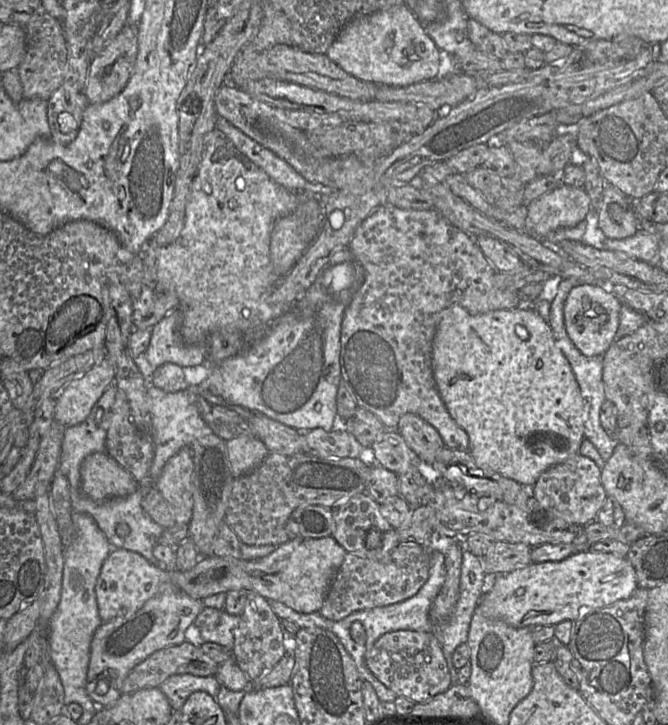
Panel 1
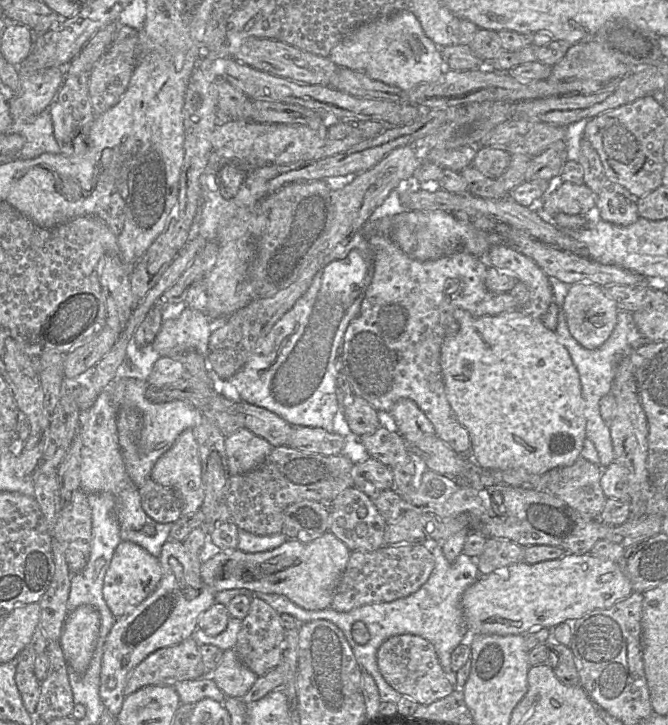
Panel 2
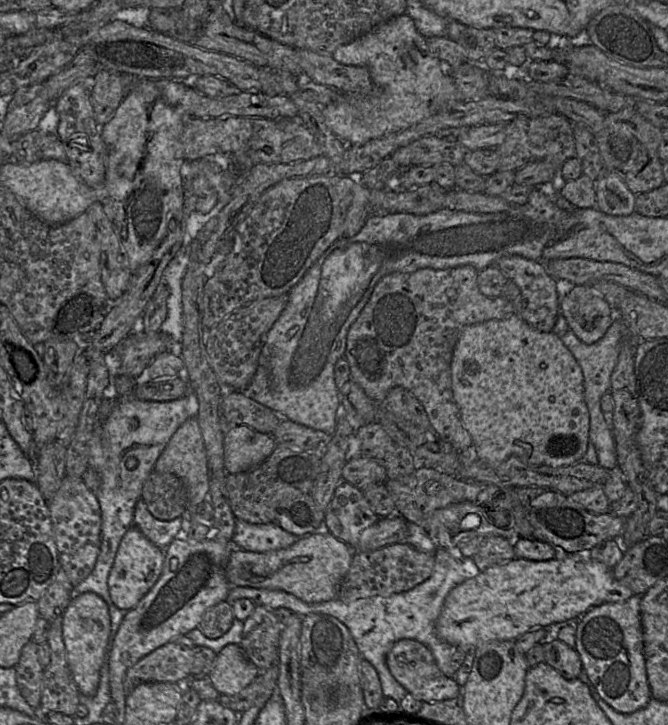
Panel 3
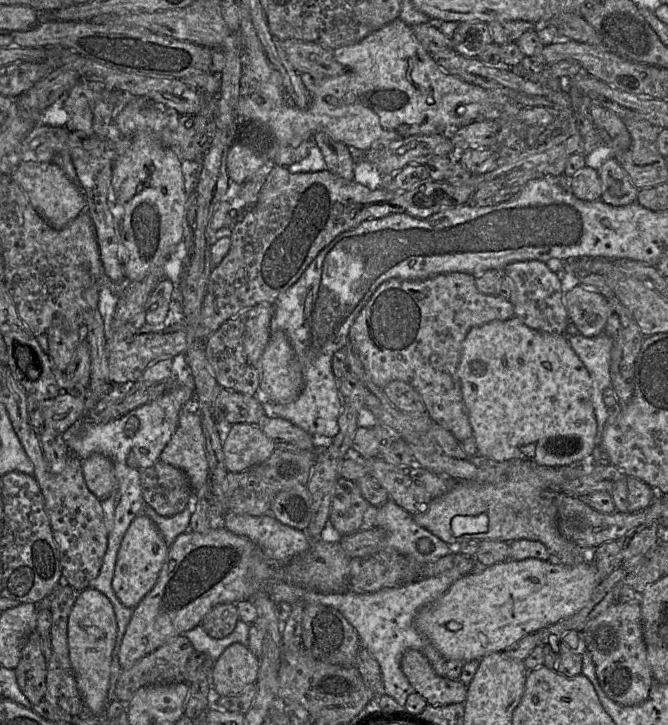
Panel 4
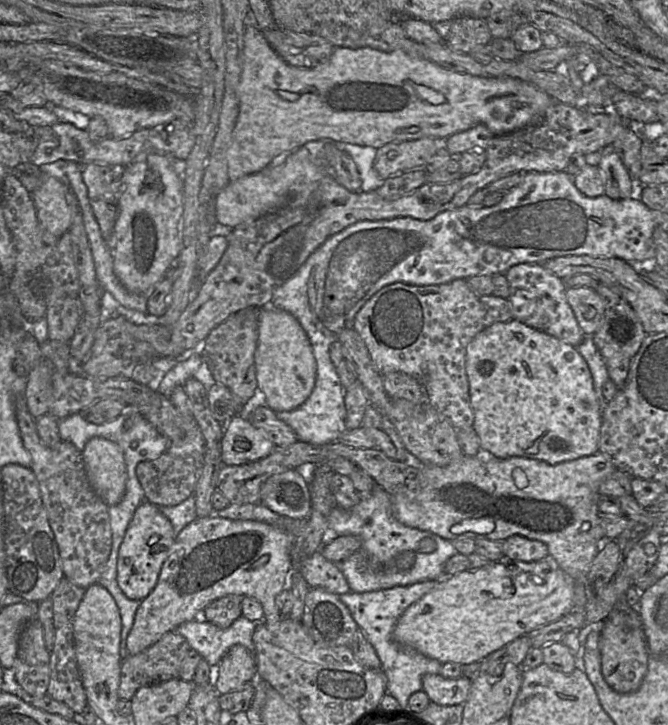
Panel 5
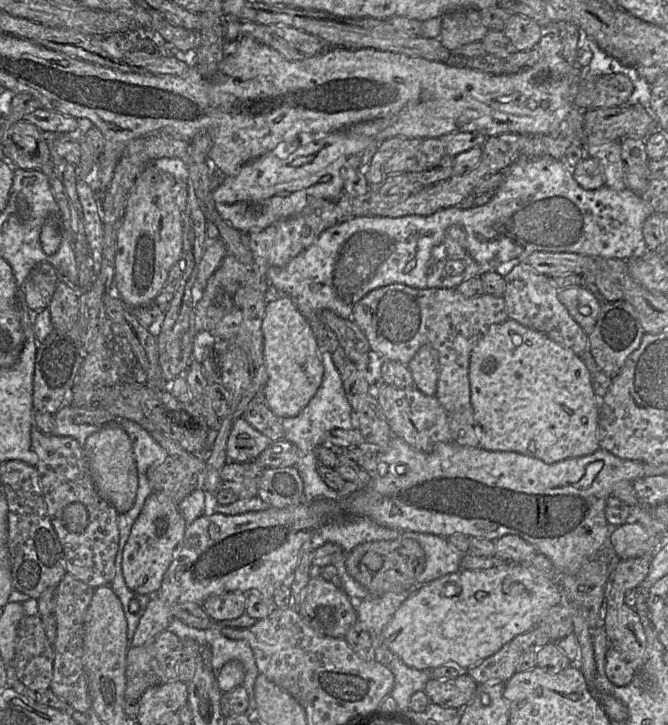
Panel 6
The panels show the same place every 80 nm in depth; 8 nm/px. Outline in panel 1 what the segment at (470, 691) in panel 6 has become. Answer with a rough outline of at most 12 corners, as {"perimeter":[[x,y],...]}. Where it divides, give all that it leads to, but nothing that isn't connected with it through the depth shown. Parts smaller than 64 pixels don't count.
{"perimeter":[[397,630],[365,654],[398,697],[427,703],[452,685],[433,633]]}

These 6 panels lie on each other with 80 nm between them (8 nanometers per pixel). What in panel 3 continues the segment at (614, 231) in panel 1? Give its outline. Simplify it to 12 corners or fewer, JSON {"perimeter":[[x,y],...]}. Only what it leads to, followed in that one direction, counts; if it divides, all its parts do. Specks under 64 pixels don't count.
{"perimeter":[[615,173],[595,182],[596,207],[608,215],[635,212],[636,196]]}

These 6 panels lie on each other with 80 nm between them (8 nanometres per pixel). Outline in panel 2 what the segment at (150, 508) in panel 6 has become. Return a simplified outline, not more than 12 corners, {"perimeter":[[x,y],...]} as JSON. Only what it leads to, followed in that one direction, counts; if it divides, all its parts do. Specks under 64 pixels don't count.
{"perimeter":[[122,541],[104,577],[115,618],[159,585],[159,558]]}

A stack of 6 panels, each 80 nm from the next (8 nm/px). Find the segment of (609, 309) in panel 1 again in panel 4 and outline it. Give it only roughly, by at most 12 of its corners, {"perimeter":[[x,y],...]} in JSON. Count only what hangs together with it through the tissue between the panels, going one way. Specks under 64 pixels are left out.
{"perimeter":[[578,284],[563,293],[577,333],[604,331],[609,305]]}

